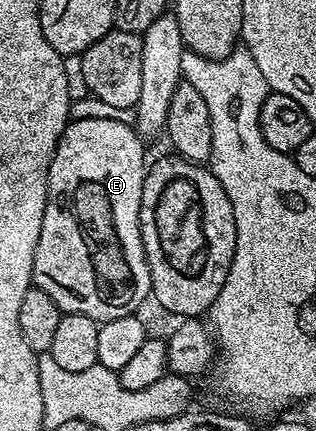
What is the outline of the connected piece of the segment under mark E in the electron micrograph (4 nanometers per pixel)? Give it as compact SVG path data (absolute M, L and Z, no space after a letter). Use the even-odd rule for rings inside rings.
M76 119L66 124L64 133L54 150L54 156L50 162L48 173L48 185L46 186L46 204L44 205L44 221L40 225L40 241L36 241L34 250L34 274L33 286L44 289L52 301L67 315L83 315L98 320L99 324L112 321L116 317L135 314L145 299L151 294L150 290L150 267L146 263L146 254L142 244L140 233L140 201L144 193L144 181L148 170L148 158L142 148L143 138L133 126L122 123L117 119Z

